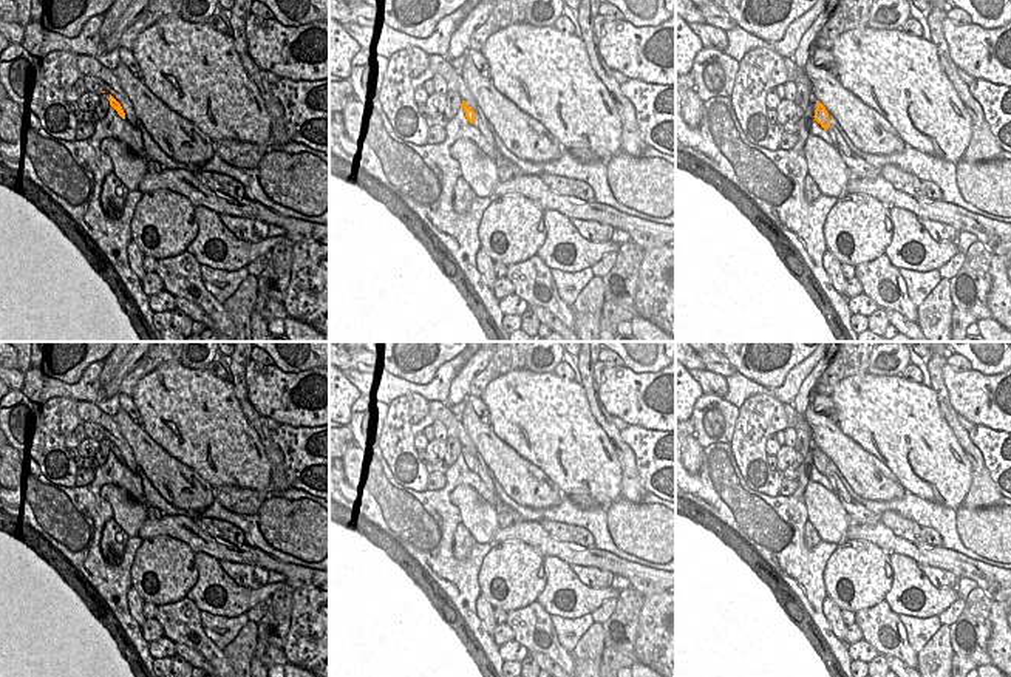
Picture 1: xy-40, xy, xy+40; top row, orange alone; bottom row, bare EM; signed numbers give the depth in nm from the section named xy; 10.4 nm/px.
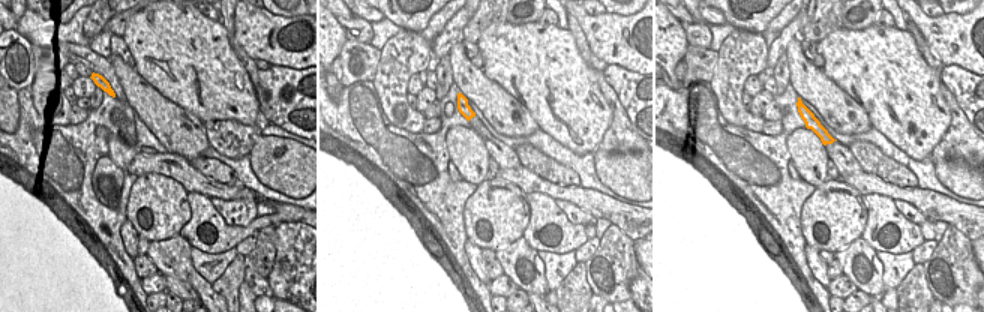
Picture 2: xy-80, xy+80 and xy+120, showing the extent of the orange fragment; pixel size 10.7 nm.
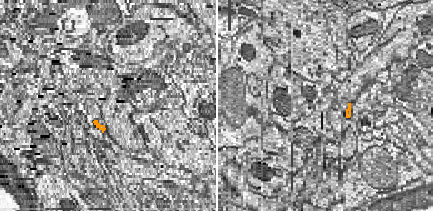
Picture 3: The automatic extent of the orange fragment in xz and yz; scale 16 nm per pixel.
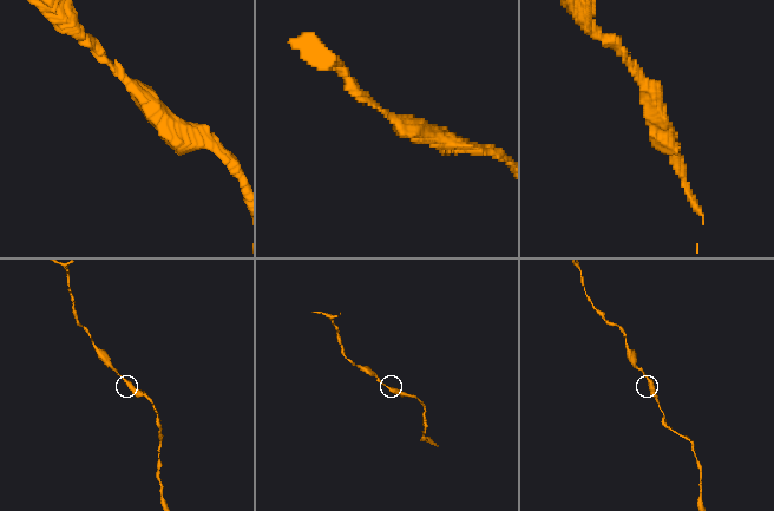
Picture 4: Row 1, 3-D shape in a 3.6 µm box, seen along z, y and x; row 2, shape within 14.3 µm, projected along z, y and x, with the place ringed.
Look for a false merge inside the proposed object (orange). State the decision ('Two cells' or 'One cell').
One cell

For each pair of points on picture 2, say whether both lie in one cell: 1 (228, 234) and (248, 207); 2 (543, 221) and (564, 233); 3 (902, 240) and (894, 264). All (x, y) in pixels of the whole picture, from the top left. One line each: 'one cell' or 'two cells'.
1: two cells
2: one cell
3: two cells

